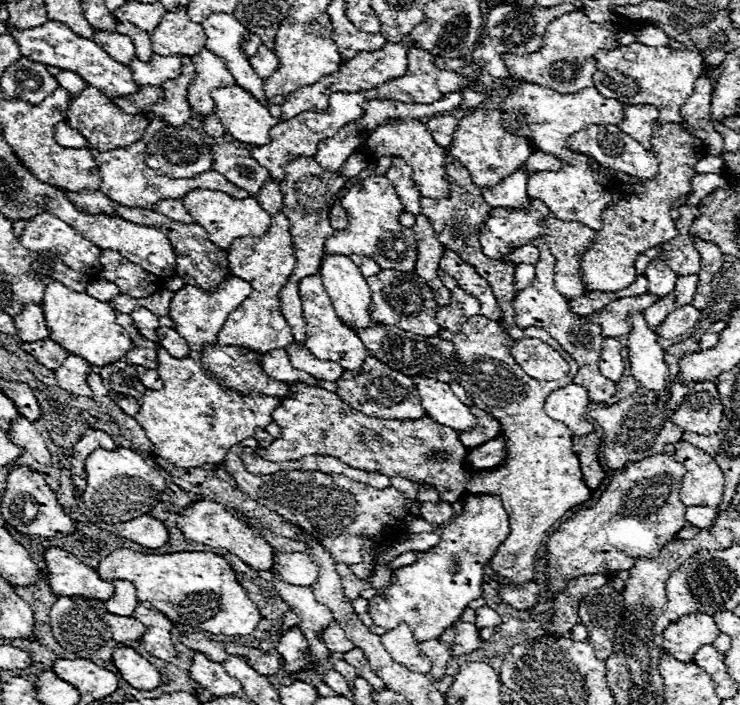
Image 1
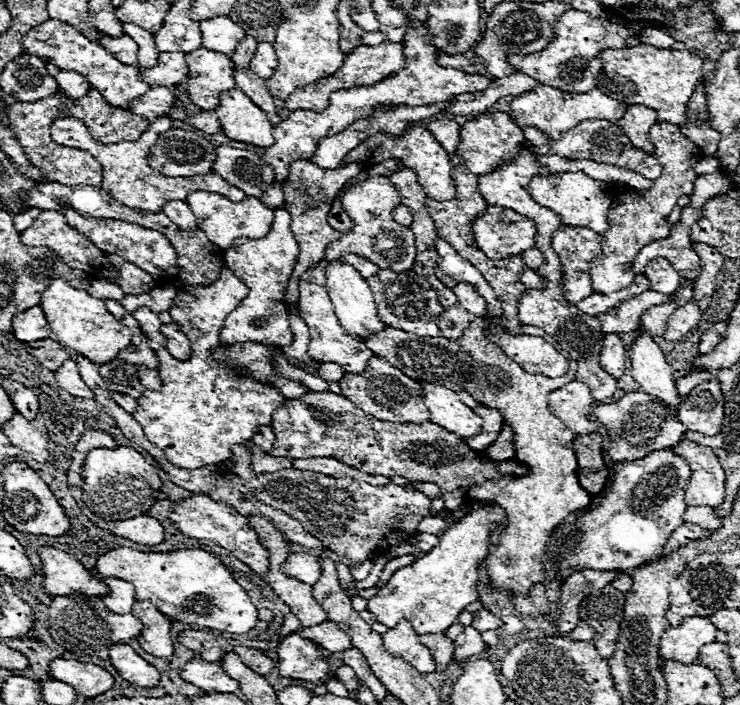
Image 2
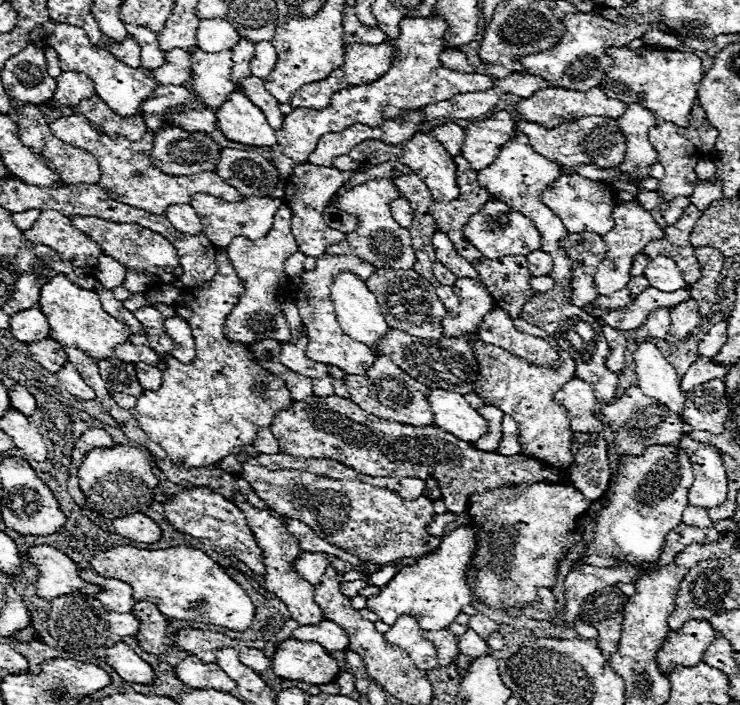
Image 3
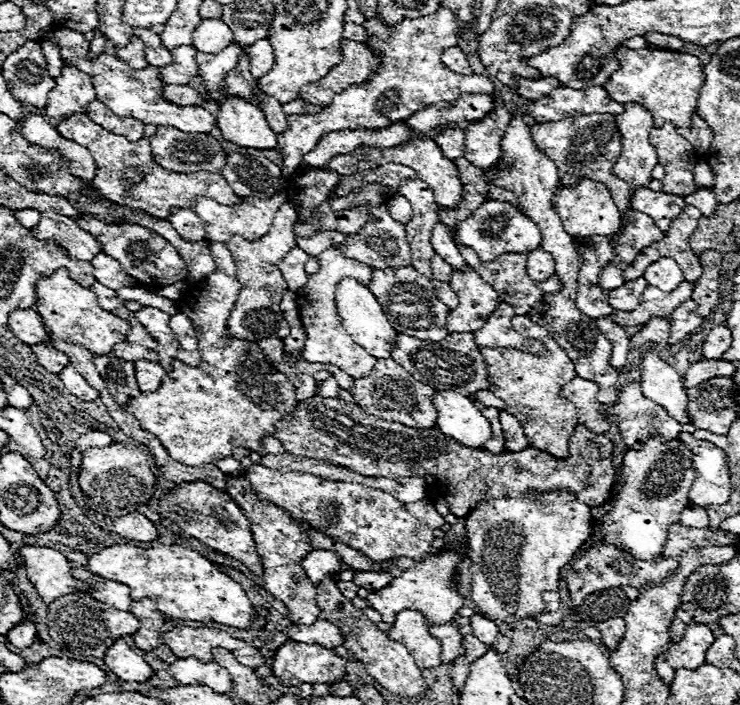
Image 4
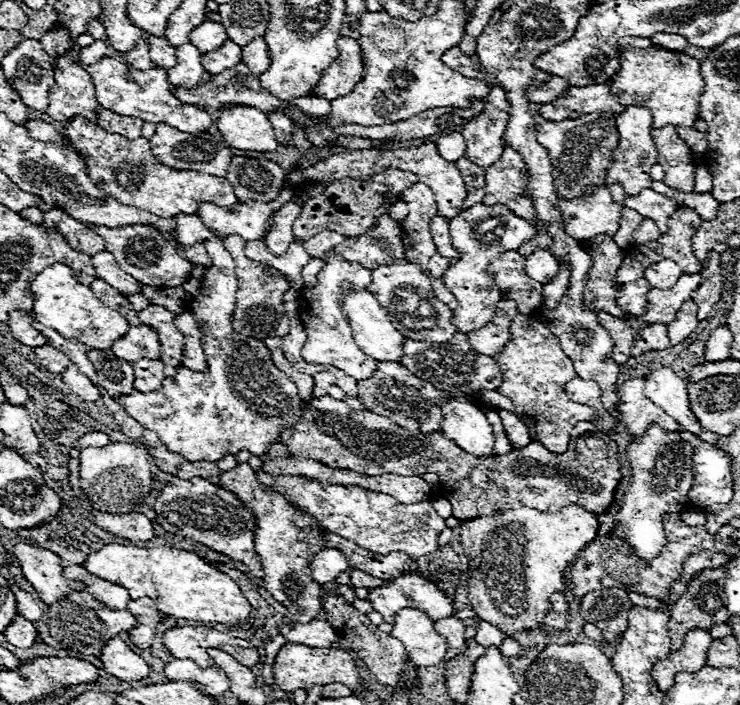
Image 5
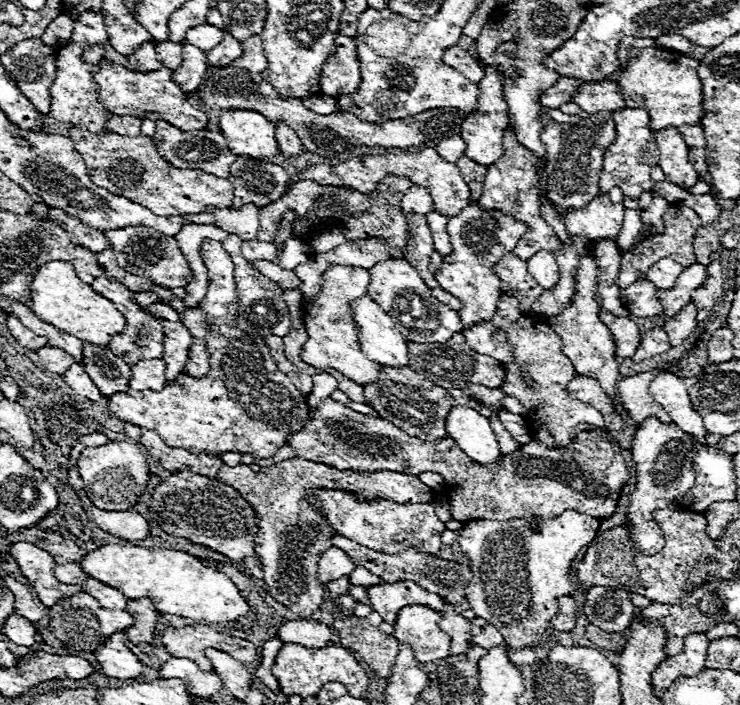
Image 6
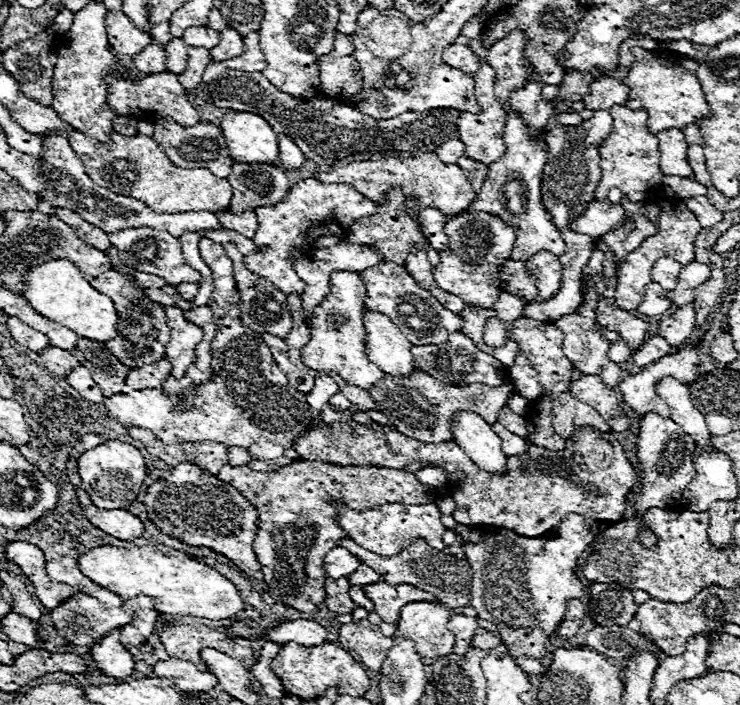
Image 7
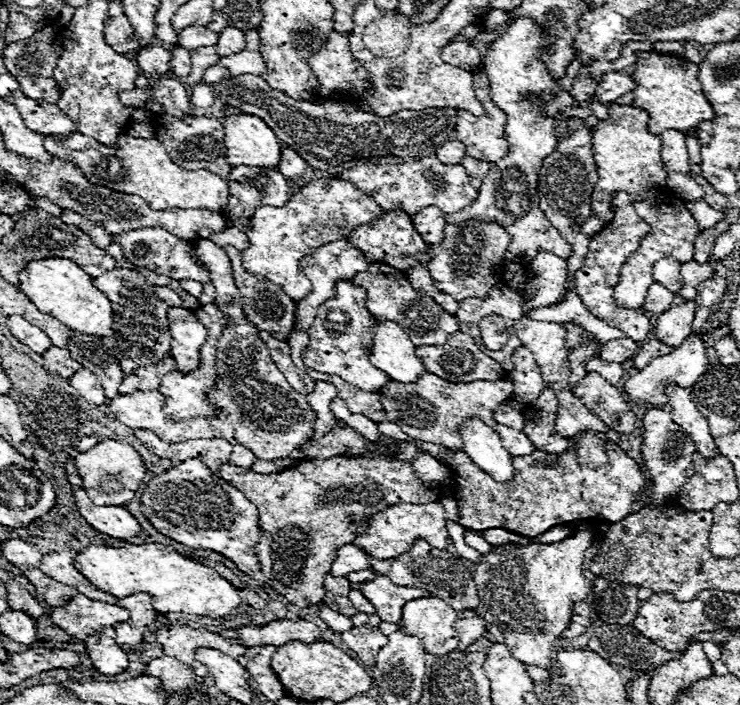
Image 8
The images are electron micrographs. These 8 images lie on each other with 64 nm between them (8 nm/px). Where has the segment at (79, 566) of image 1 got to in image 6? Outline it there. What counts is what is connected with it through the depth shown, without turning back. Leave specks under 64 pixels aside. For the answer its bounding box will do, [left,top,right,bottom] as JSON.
[10,542,80,608]

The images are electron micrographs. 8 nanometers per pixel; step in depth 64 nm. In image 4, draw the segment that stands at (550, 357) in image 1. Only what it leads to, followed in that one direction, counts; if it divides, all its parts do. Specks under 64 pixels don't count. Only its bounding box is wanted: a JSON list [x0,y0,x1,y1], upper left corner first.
[474,302,546,354]

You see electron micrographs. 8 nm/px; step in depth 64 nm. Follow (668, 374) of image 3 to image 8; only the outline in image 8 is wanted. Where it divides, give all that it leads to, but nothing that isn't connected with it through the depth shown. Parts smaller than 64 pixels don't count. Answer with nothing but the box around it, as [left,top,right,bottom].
[666,384,718,458]

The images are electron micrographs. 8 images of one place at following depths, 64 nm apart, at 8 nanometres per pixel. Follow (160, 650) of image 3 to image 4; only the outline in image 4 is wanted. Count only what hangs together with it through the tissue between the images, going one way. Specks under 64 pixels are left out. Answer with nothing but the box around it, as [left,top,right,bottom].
[130,598,166,652]

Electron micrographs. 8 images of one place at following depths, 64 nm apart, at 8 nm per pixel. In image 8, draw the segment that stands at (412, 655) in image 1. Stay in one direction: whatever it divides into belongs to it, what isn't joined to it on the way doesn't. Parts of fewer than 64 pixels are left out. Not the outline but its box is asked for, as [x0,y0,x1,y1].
[400,598,458,656]

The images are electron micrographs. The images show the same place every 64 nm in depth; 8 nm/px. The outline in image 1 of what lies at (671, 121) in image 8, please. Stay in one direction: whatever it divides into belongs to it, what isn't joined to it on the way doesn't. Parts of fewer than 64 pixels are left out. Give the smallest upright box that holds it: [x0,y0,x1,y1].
[594,42,704,124]

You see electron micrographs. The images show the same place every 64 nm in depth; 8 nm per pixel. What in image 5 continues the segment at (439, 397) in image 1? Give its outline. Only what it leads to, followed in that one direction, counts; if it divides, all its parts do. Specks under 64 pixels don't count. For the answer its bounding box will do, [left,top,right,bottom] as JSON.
[440,396,494,456]

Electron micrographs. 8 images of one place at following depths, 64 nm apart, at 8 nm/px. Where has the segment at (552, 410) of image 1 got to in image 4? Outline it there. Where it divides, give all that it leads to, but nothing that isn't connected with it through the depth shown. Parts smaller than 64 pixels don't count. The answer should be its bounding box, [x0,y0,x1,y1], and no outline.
[560,376,610,434]

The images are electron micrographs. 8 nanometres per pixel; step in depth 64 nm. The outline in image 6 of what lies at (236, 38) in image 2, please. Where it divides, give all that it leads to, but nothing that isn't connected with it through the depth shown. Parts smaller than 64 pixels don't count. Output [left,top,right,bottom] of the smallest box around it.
[184,22,224,52]

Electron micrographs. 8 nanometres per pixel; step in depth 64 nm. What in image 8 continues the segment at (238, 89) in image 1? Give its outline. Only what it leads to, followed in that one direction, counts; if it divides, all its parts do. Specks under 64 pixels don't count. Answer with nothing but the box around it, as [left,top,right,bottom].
[222,114,280,168]

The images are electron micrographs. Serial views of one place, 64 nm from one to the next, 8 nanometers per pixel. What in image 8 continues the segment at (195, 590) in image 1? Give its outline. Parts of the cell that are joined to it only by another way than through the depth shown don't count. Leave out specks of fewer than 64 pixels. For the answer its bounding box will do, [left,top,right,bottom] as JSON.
[74,544,238,618]

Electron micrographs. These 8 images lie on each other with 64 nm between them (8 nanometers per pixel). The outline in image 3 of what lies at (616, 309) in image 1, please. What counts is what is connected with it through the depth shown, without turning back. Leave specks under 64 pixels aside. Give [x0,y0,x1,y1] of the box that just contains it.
[600,288,690,332]

